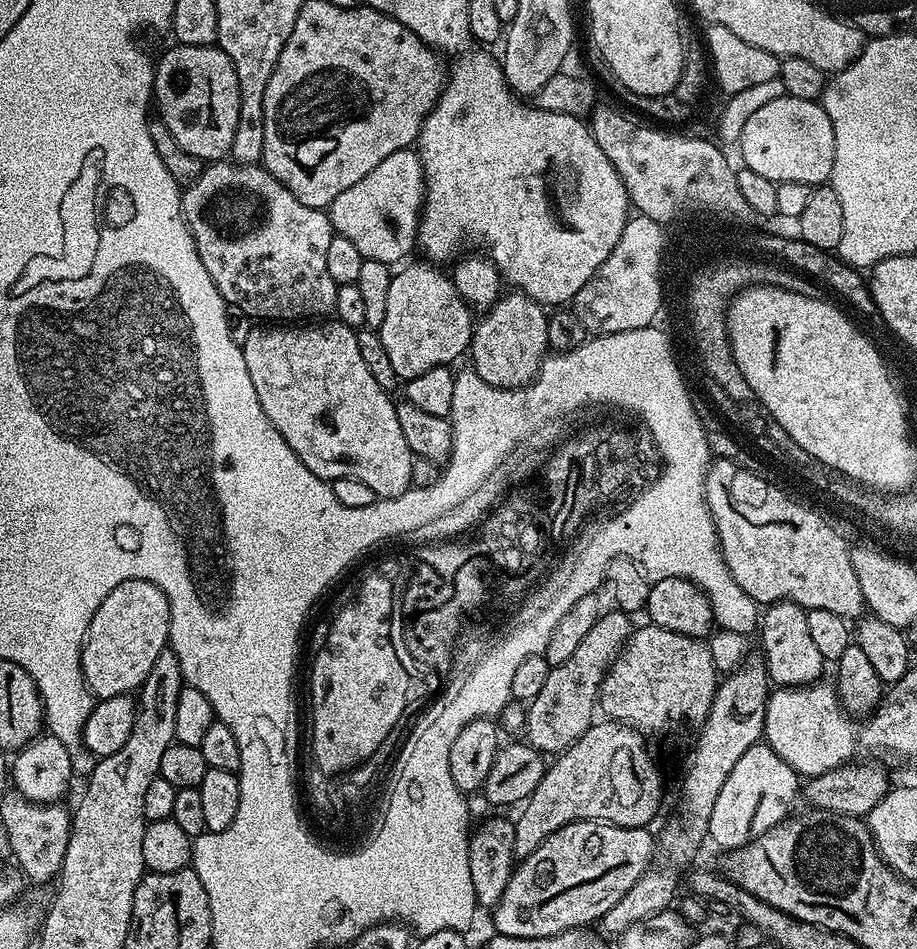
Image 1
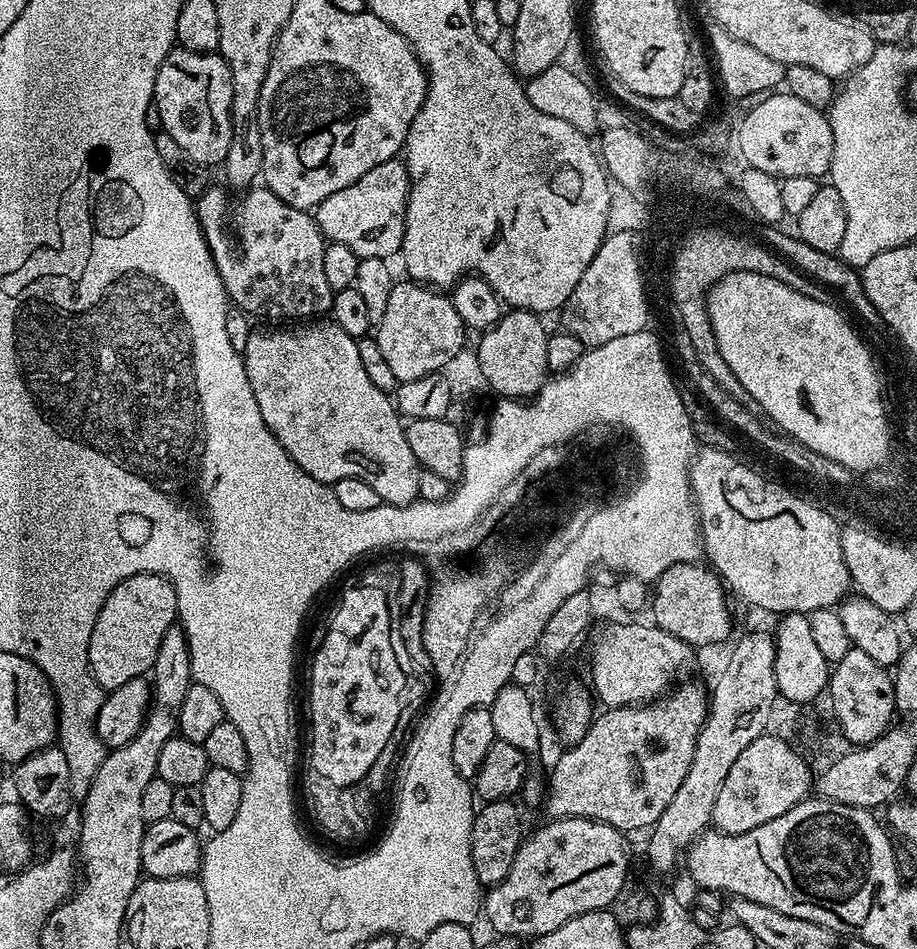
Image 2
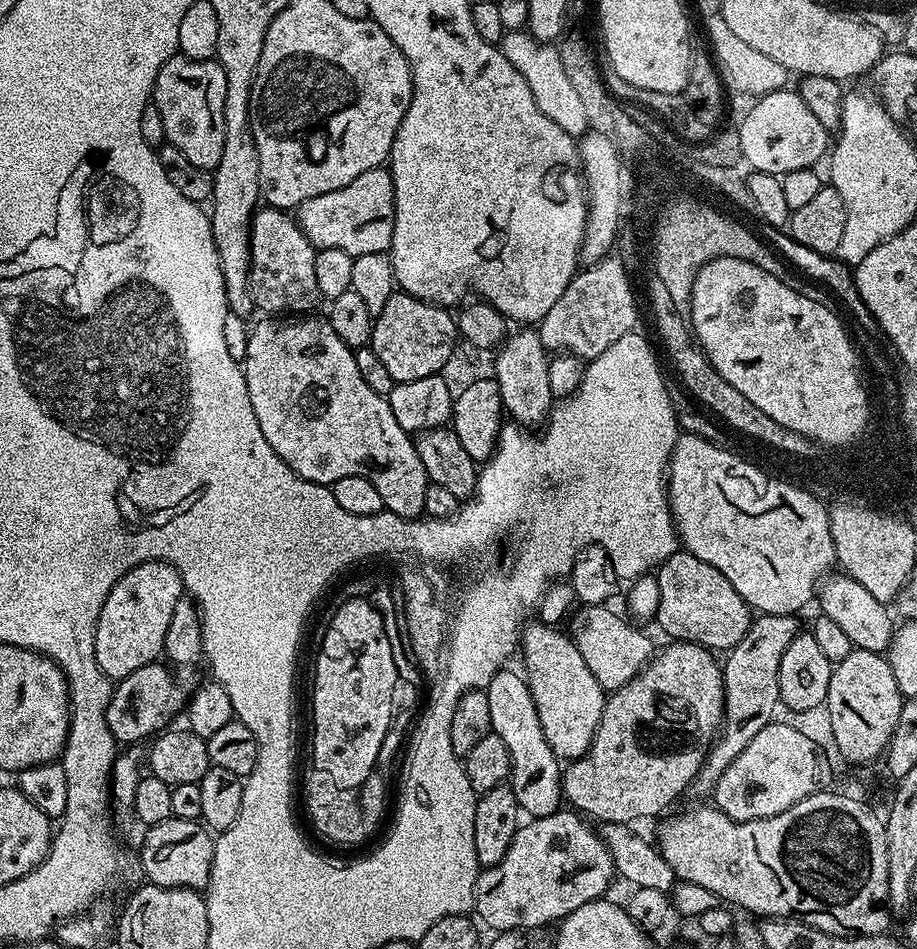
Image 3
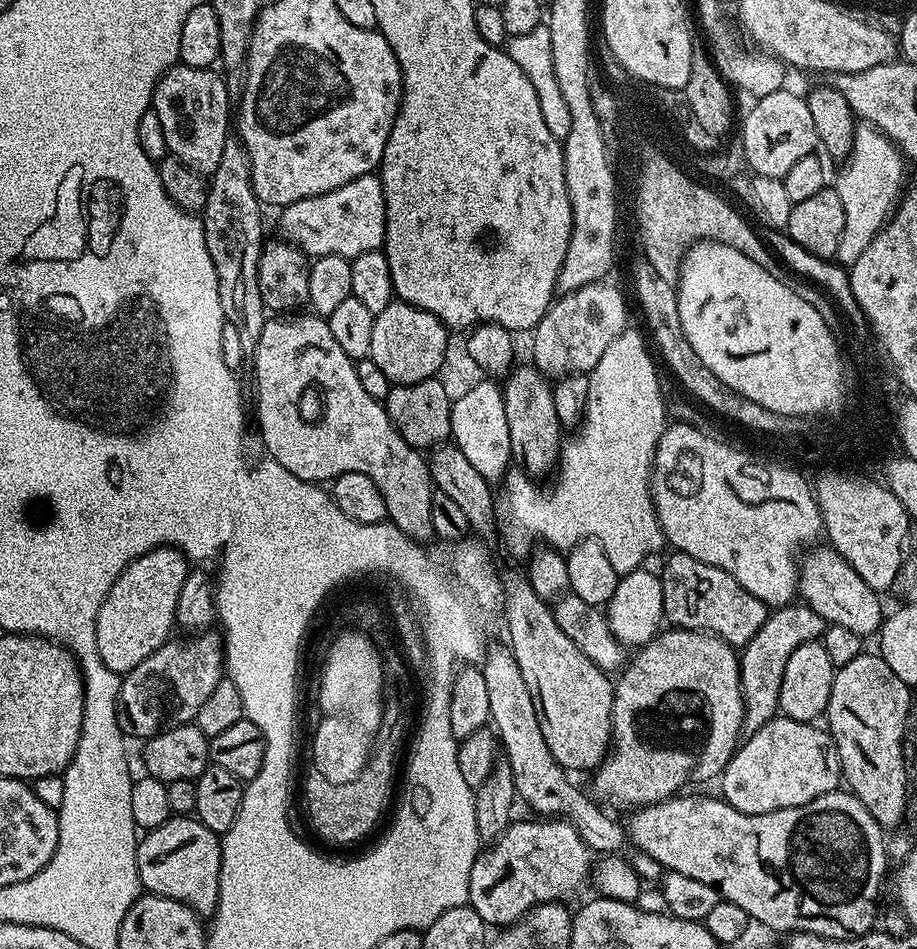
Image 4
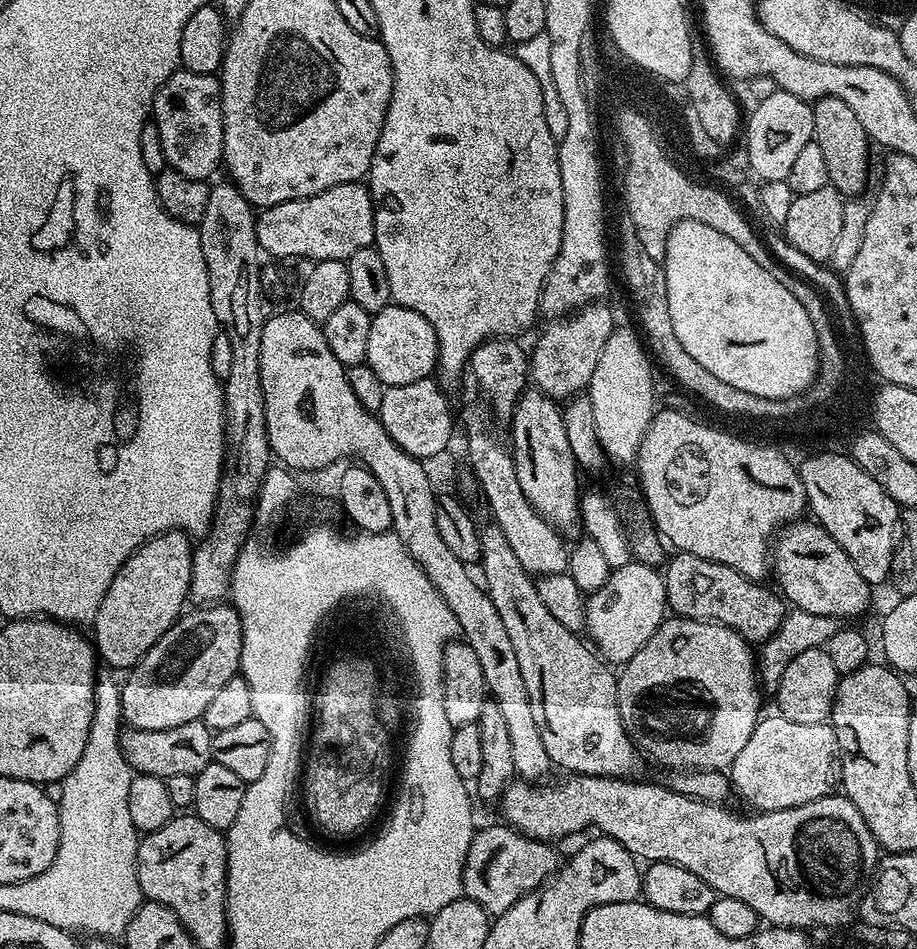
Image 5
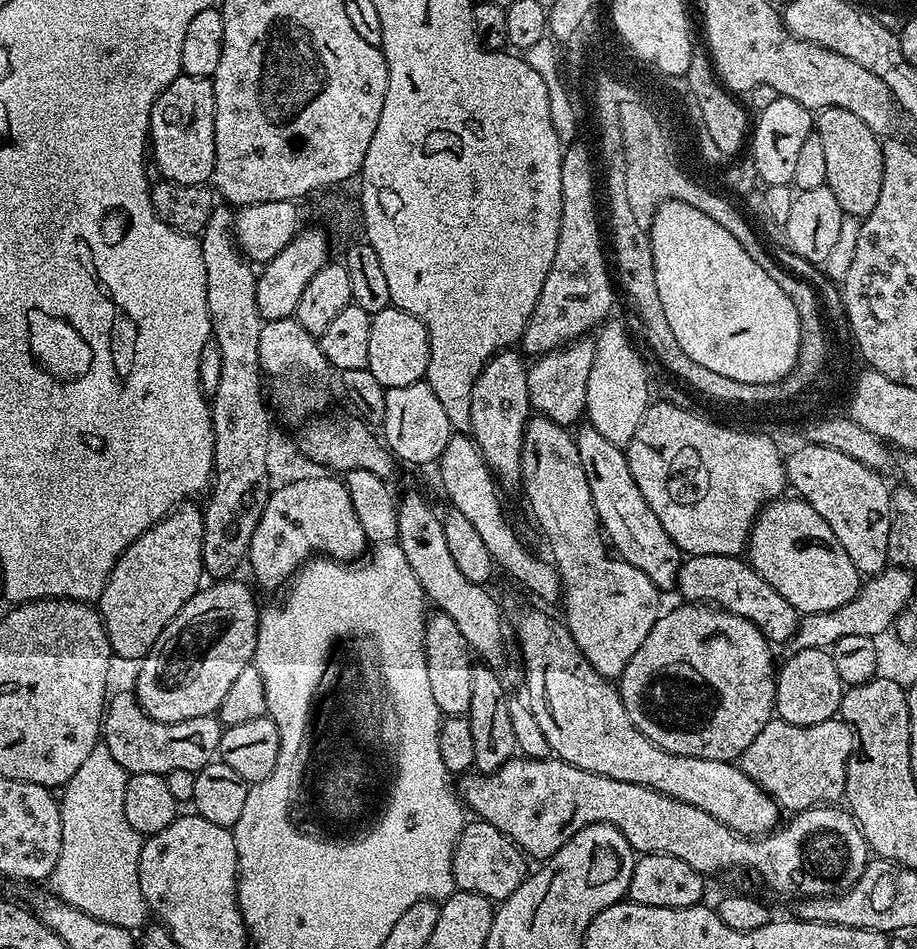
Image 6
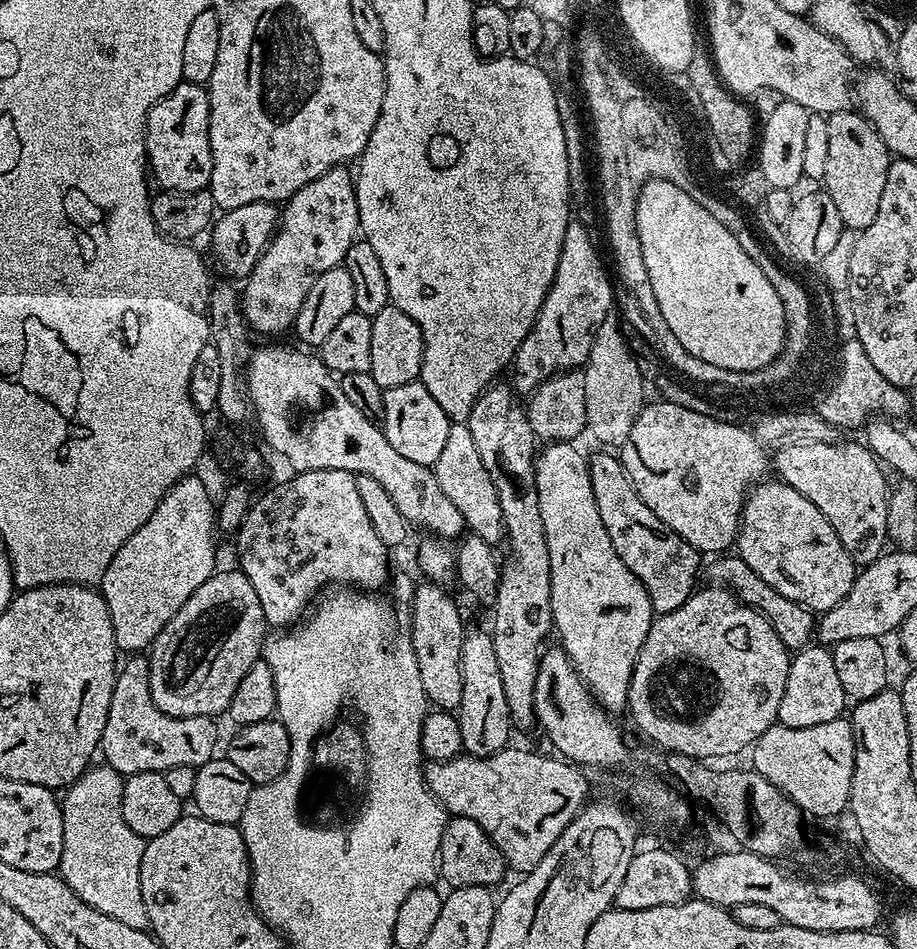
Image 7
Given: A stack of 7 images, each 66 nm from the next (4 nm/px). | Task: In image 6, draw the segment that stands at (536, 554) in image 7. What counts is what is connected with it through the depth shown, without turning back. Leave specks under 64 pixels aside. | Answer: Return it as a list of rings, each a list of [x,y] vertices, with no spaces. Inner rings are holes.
[[[519,351],[495,352],[482,366],[470,394],[470,435],[493,475],[503,487],[505,484],[508,488],[514,487],[515,484],[517,487],[521,483],[524,428],[528,425],[532,407],[528,397],[528,370],[529,365]]]

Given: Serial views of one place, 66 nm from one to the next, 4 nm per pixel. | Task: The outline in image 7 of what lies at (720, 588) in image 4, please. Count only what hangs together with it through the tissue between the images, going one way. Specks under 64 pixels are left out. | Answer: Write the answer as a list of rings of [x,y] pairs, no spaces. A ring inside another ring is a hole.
[[[720,554],[713,560],[716,561],[708,568],[708,576],[712,579],[709,581],[713,585],[727,588],[741,602],[762,613],[770,622],[770,626],[774,626],[774,634],[782,638],[789,650],[809,647],[814,636],[814,614],[809,608],[804,608],[798,602],[790,602],[790,598],[782,598],[782,594],[778,594],[774,586],[766,586],[766,582],[762,582],[762,578],[758,578],[758,574],[754,574],[754,570],[750,570],[750,566],[742,562],[739,554]]]

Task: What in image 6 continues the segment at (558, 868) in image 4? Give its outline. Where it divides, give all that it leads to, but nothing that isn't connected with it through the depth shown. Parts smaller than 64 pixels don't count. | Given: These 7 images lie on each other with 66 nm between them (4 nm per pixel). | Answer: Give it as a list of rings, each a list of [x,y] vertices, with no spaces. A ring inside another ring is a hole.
[[[472,818],[465,823],[462,834],[454,846],[452,855],[452,873],[457,889],[470,894],[482,894],[482,898],[499,902],[510,898],[514,890],[529,875],[529,861],[526,859],[519,846],[502,830],[490,826],[490,822],[479,818]]]

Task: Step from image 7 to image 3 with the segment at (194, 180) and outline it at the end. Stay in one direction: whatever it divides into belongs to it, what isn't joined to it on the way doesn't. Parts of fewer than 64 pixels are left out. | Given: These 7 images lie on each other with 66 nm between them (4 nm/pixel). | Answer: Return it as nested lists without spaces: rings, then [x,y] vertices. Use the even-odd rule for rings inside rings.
[[[179,54],[171,56],[158,70],[156,85],[152,87],[151,103],[154,112],[160,115],[160,124],[164,127],[163,139],[173,144],[194,166],[215,170],[218,166],[218,158],[222,158],[222,142],[226,142],[226,130],[222,122],[222,102],[226,98],[226,74],[222,66],[215,59],[191,60]]]

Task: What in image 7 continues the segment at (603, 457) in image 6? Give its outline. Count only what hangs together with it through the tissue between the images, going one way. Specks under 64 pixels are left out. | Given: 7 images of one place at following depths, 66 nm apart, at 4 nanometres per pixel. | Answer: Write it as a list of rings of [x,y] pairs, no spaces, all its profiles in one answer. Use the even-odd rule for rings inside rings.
[[[596,452],[593,456],[587,457],[587,462],[590,486],[594,490],[594,498],[598,502],[598,514],[602,514],[602,526],[606,526],[606,534],[610,534],[610,542],[614,546],[618,558],[622,558],[622,562],[626,562],[630,574],[634,574],[634,578],[638,578],[638,582],[642,582],[652,603],[653,613],[678,610],[678,606],[682,606],[682,602],[686,602],[686,598],[691,596],[697,587],[696,571],[700,568],[701,553],[697,552],[694,546],[690,546],[690,542],[683,540],[677,532],[670,530],[670,526],[666,526],[666,522],[662,522],[658,518],[658,514],[654,514],[654,510],[650,510],[650,506],[646,506],[646,502],[642,502],[642,498],[638,498],[634,486],[624,472],[624,467],[620,465],[619,455],[612,453],[611,456],[608,452]]]

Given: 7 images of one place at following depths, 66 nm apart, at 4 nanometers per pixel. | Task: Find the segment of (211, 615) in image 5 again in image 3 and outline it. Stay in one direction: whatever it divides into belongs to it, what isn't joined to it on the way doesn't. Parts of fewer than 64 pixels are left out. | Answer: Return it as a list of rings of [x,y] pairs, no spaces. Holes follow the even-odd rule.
[[[153,662],[145,668],[134,670],[134,674],[115,685],[112,695],[108,698],[106,722],[110,726],[110,734],[114,734],[117,745],[136,746],[139,740],[147,741],[165,731],[166,724],[160,720],[168,720],[172,716],[168,708],[176,704],[176,683],[177,677],[163,663]]]

